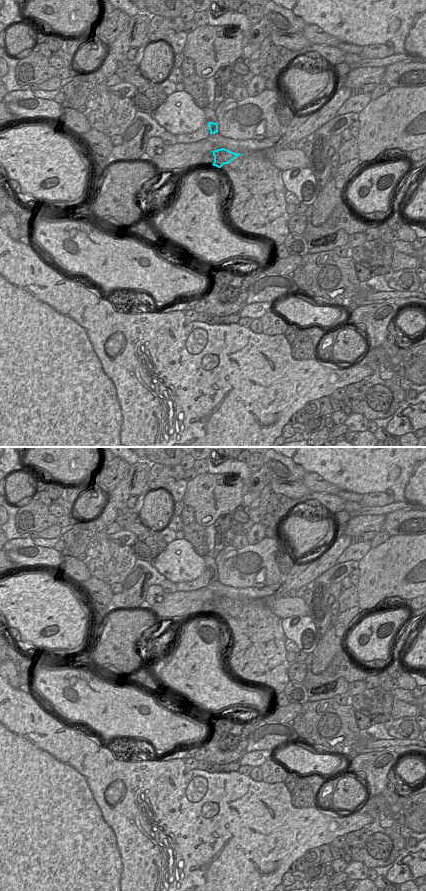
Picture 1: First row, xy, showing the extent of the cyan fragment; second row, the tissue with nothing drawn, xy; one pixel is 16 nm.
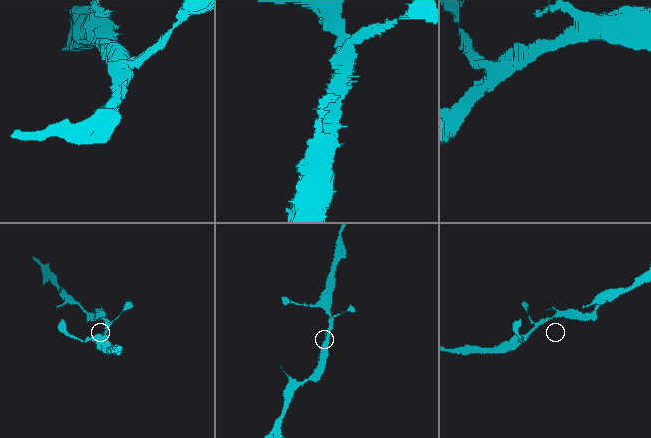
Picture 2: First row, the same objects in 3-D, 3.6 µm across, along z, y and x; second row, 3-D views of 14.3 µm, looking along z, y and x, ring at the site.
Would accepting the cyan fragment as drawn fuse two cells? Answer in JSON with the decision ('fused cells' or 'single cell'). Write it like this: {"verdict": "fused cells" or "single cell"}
{"verdict": "single cell"}

